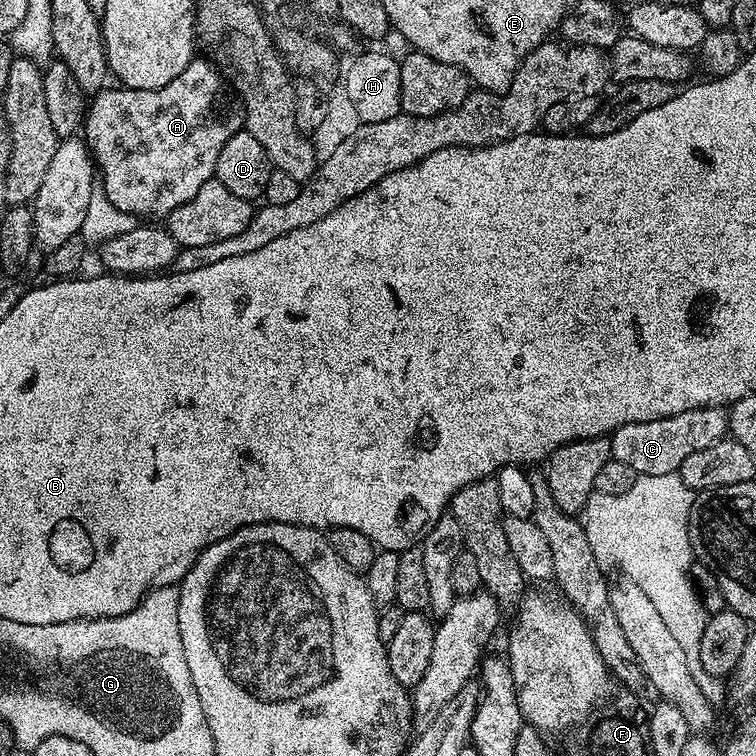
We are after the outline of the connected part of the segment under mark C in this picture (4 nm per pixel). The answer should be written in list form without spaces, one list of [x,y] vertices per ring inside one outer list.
[[[695,408],[682,414],[658,418],[654,422],[630,422],[630,426],[622,426],[610,436],[612,459],[633,468],[637,476],[679,473],[682,462],[686,462],[690,454],[696,453],[697,450],[706,450],[706,446],[714,446],[714,442],[725,439],[728,435],[728,412],[724,408]]]

